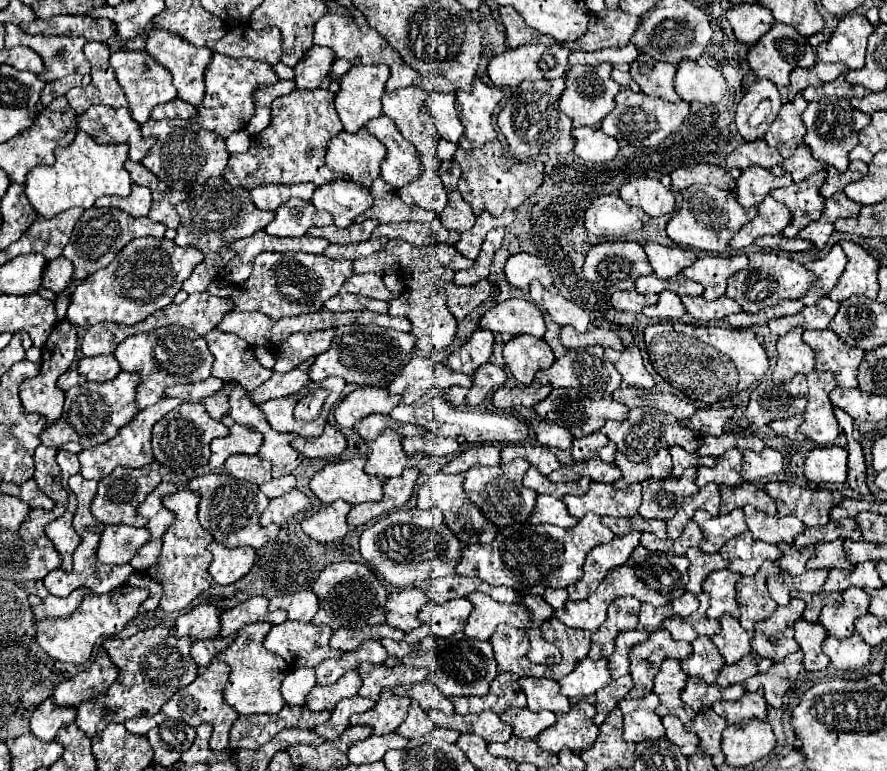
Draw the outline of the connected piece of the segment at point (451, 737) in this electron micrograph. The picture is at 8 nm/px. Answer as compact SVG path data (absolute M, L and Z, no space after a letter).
M453 706L453 714L445 714L445 728L439 728L439 726L435 726L434 724L434 729L429 734L437 739L455 743L460 735L455 735L455 732L457 732L455 728L449 728L449 726L447 726L447 718L449 718L449 716L465 716L465 714L457 714L457 712L455 712L455 706Z

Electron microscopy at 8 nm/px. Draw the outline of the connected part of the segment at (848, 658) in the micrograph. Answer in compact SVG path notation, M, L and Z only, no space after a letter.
M855 632L849 638L827 636L823 642L823 652L831 658L831 666L837 670L857 670L869 662L871 646Z

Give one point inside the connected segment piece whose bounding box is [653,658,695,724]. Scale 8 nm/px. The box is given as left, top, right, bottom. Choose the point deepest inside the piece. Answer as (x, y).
(669, 682)

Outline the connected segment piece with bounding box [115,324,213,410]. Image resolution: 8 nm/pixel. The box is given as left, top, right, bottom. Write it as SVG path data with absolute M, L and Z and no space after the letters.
M167 326L159 328L147 334L135 334L131 338L125 338L117 350L115 358L121 364L121 370L137 372L141 376L141 384L137 386L137 406L139 410L159 402L163 398L165 388L175 384L193 384L209 378L213 354L207 348L207 342L195 334L193 330L187 330L183 326Z

